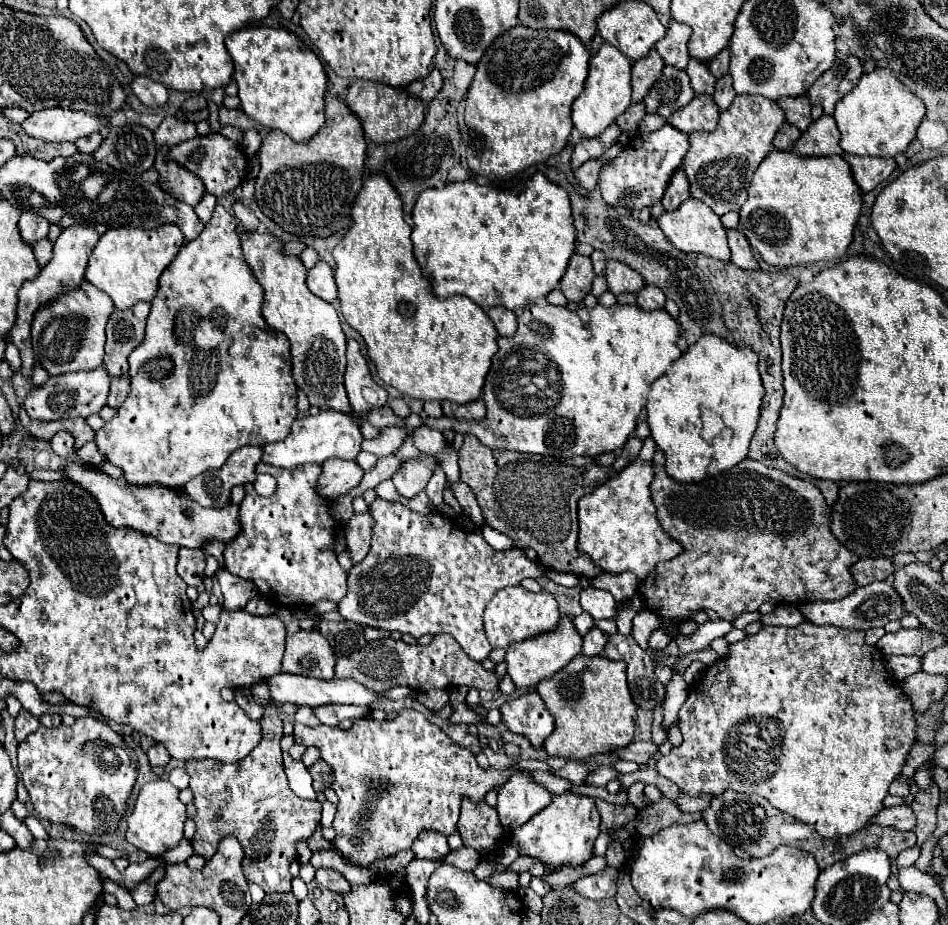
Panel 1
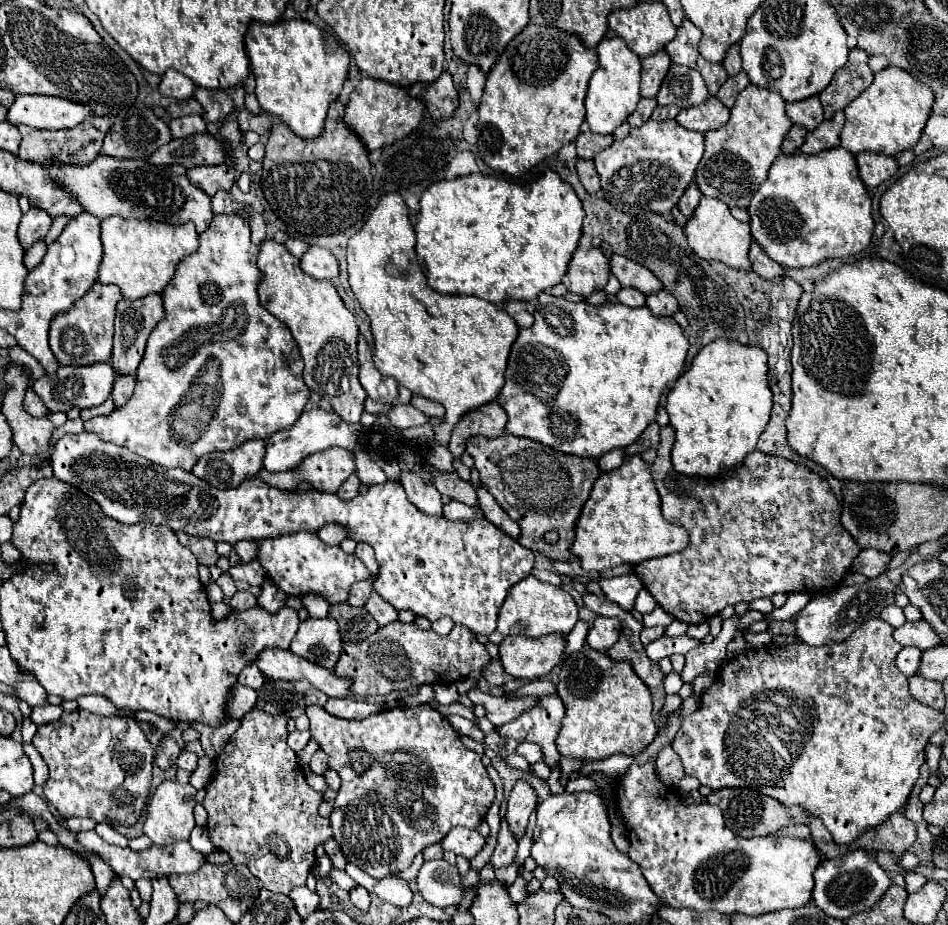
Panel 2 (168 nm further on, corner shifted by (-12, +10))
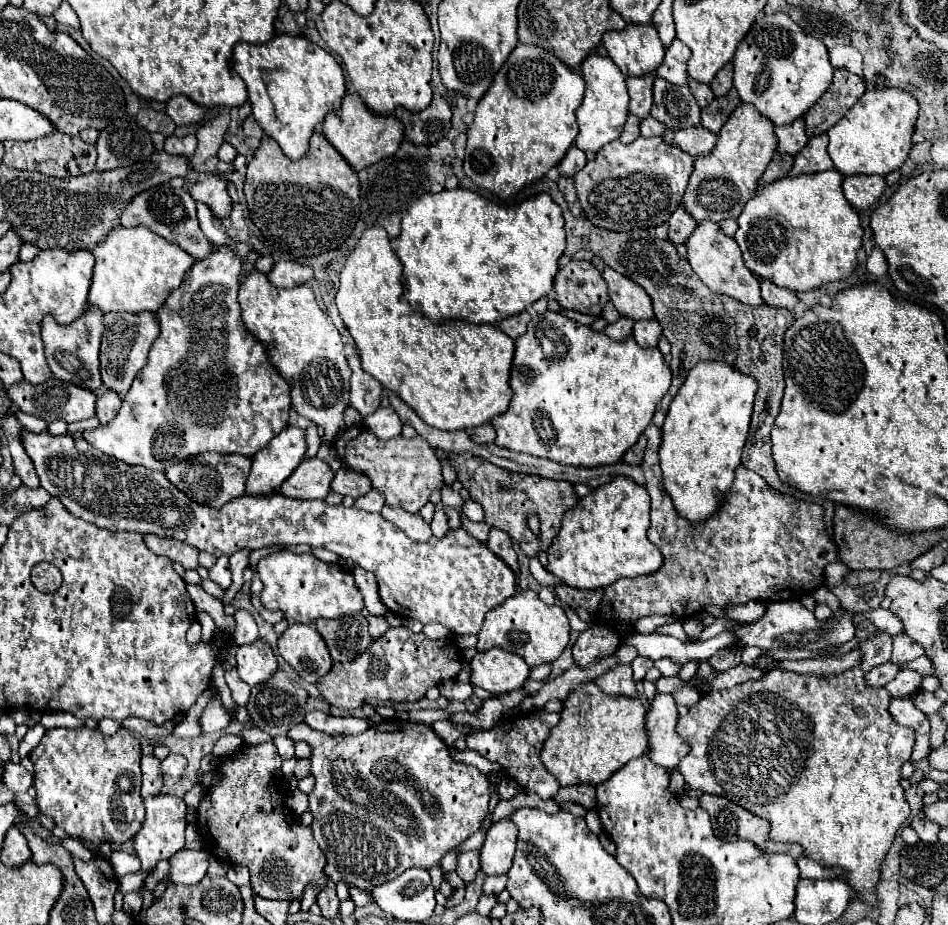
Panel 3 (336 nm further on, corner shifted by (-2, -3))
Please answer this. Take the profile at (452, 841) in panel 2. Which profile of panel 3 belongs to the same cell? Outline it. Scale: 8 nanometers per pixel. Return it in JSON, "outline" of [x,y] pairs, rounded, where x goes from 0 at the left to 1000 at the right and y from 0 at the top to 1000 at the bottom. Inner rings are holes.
{"outline":[[[503,919],[497,921],[488,921],[484,925],[484,934],[482,934],[482,945],[491,956],[497,956],[501,951],[501,945],[505,941],[505,932],[503,932]]]}

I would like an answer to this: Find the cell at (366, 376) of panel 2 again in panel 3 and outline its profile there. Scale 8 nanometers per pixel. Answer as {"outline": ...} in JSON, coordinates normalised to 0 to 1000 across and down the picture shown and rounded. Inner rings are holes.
{"outline":[[[379,383],[368,387],[368,398],[372,402],[372,406],[370,406],[370,439],[374,439],[379,443],[379,448],[385,452],[393,443],[400,441],[400,430],[402,430],[404,419],[391,404],[387,404],[381,398]]]}

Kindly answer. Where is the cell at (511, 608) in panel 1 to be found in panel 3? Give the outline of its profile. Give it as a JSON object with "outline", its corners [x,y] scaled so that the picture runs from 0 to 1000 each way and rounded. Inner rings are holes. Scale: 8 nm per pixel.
{"outline":[[[545,638],[531,653],[512,664],[509,677],[503,685],[501,701],[507,705],[526,698],[539,707],[550,709],[556,716],[556,720],[562,722],[588,714],[598,696],[600,696],[600,670],[594,657],[585,653],[583,655],[573,653],[566,640],[562,638]]]}

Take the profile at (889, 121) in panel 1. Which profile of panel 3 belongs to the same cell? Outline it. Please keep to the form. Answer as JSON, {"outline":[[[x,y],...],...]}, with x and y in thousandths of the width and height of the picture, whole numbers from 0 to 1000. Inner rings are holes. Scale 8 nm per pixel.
{"outline":[[[917,95],[910,106],[896,119],[896,123],[883,132],[874,145],[874,169],[889,190],[902,188],[927,188],[936,190],[953,179],[963,158],[961,147],[967,130],[967,108],[953,97],[942,95]]]}

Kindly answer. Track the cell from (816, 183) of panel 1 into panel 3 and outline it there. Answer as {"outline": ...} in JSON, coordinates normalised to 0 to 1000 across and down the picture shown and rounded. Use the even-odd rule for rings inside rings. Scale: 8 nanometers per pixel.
{"outline":[[[870,184],[858,190],[824,192],[805,205],[799,205],[796,212],[788,218],[782,234],[777,236],[780,246],[775,259],[784,272],[786,288],[801,301],[811,303],[834,316],[851,316],[872,309],[881,303],[891,303],[904,288],[904,270],[908,268],[908,240],[904,229],[891,218],[887,205],[889,188],[883,184]]]}

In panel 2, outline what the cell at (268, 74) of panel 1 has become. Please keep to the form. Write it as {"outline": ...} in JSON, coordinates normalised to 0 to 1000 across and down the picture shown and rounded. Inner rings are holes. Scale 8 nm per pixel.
{"outline":[[[320,21],[273,25],[267,23],[258,36],[258,53],[271,94],[269,103],[277,120],[294,124],[315,148],[328,150],[341,144],[345,116],[360,101],[368,77],[368,59],[349,38]]]}

